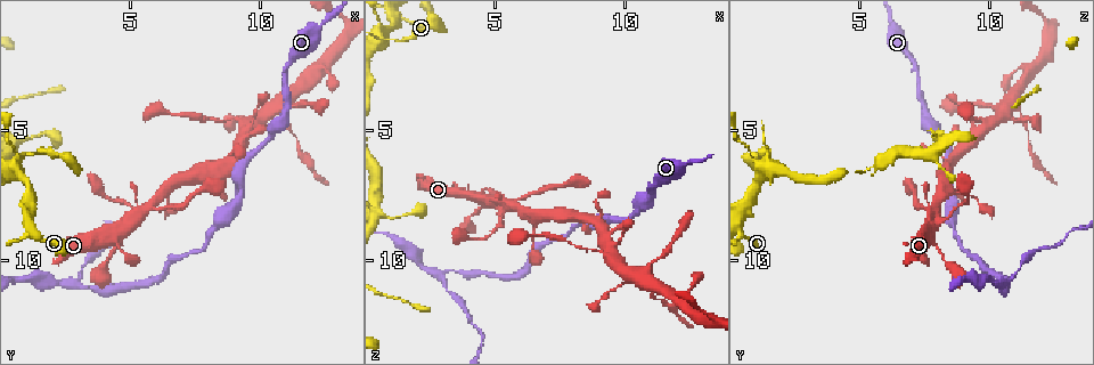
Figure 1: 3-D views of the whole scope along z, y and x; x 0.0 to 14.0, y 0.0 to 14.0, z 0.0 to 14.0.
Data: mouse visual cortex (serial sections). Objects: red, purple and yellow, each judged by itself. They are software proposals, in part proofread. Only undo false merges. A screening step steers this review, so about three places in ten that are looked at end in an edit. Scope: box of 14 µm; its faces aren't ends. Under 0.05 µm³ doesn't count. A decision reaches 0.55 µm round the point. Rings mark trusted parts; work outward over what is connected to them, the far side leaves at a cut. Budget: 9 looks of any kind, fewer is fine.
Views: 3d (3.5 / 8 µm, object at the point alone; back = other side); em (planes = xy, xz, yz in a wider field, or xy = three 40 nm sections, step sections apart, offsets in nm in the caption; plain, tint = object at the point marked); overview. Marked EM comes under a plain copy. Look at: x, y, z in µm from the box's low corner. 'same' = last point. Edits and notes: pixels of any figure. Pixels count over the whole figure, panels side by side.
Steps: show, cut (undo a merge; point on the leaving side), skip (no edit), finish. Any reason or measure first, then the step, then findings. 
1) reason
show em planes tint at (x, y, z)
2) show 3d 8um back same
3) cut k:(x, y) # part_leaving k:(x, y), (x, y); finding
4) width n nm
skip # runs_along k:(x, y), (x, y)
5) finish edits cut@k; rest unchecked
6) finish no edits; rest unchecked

branch point
show 3d 3.5um at (4.9, 8.7, 7.8)

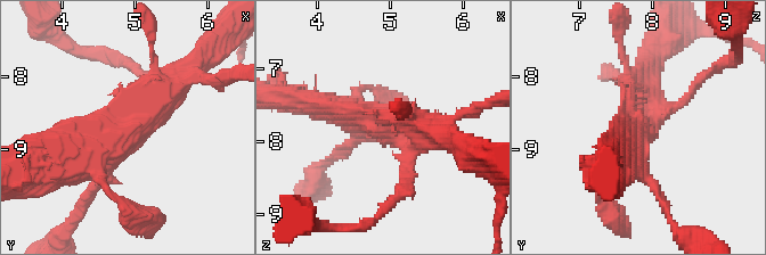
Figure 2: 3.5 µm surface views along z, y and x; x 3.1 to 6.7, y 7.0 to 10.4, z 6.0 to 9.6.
arms 3; arm_widths 150, 350, 400 nm; now the EM
show em xy step 2 tint at (4.90, 8.70, 7.70)

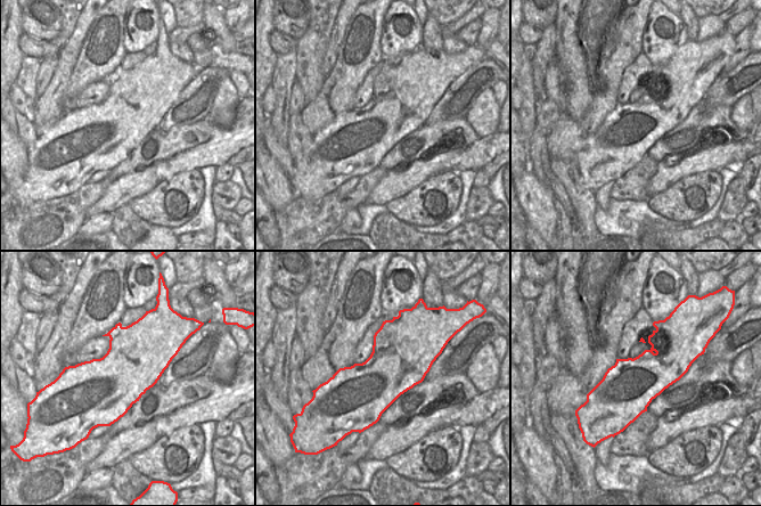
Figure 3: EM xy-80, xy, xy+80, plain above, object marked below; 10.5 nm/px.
skip # runs_along 2:(58, 149), (104, 149), (185, 72); continuous, no second cell

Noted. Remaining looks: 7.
sharp bend
show 3d 3.5um at (1.4, 5.3, 8.4)

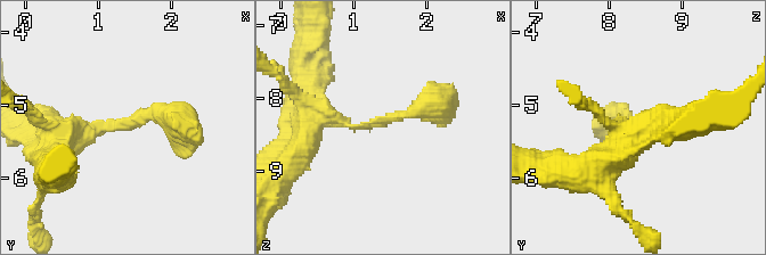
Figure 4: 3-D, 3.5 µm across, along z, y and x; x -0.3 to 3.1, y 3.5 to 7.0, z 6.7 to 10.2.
arm_widths 250, 300 nm; shape alone is not enough
show em xy step 2 tint at (1.35, 5.30, 8.35)

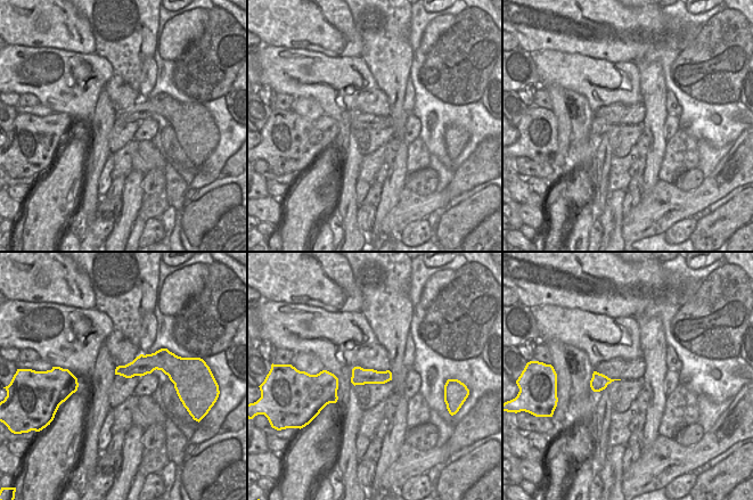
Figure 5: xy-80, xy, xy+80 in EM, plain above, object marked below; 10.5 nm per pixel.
show em planes tint same

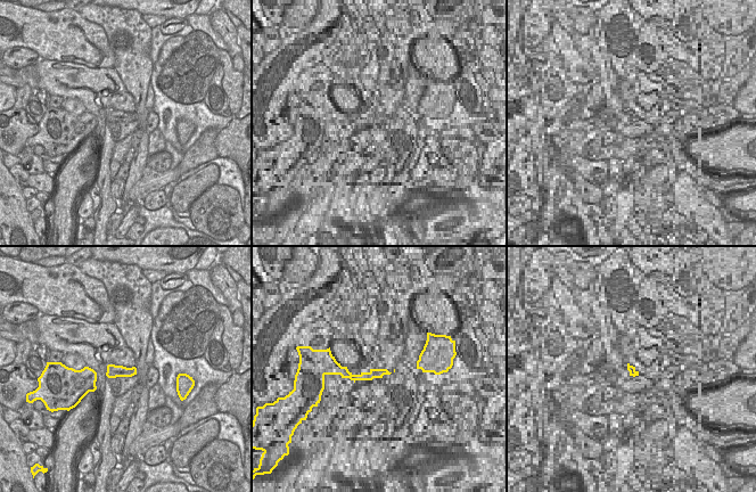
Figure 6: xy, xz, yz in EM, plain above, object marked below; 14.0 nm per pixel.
skip # runs_along 4:(58, 141), (146, 113), (185, 134); continuous, no second cell

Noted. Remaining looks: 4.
show 3d 3.5um at (3.1, 11.0, 10.6)

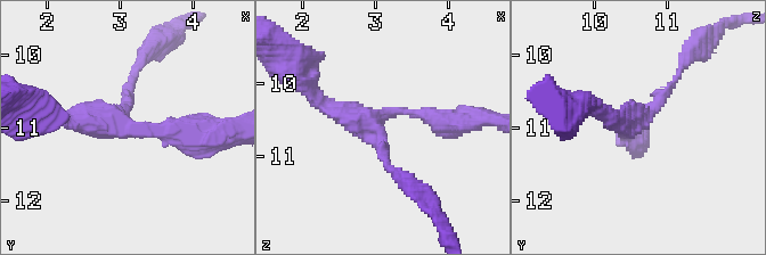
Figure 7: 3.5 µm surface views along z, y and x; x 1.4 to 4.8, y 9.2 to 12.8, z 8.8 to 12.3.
need the tissue
show em xy step 5 tint at (3.00, 10.90, 10.55)

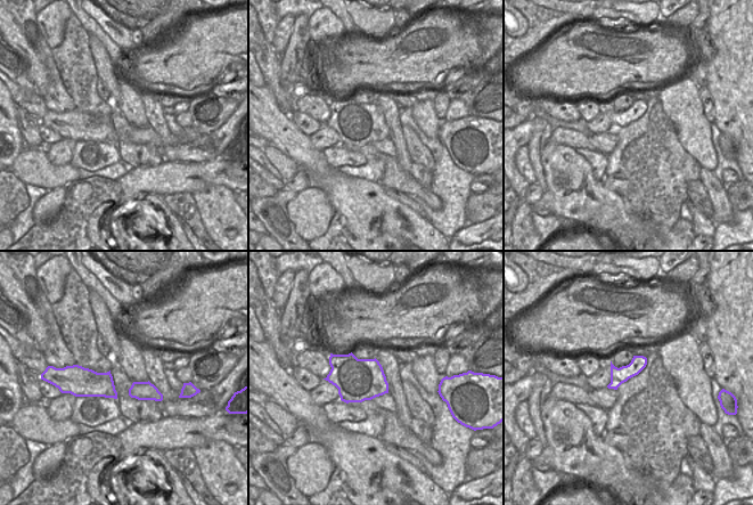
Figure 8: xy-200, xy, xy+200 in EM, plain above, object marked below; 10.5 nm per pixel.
arms 3
skip # runs_along 7:(446, 123), (407, 110), (358, 120), (309, 88); all the same cell

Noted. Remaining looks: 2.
finish no edits; rest unchecked

